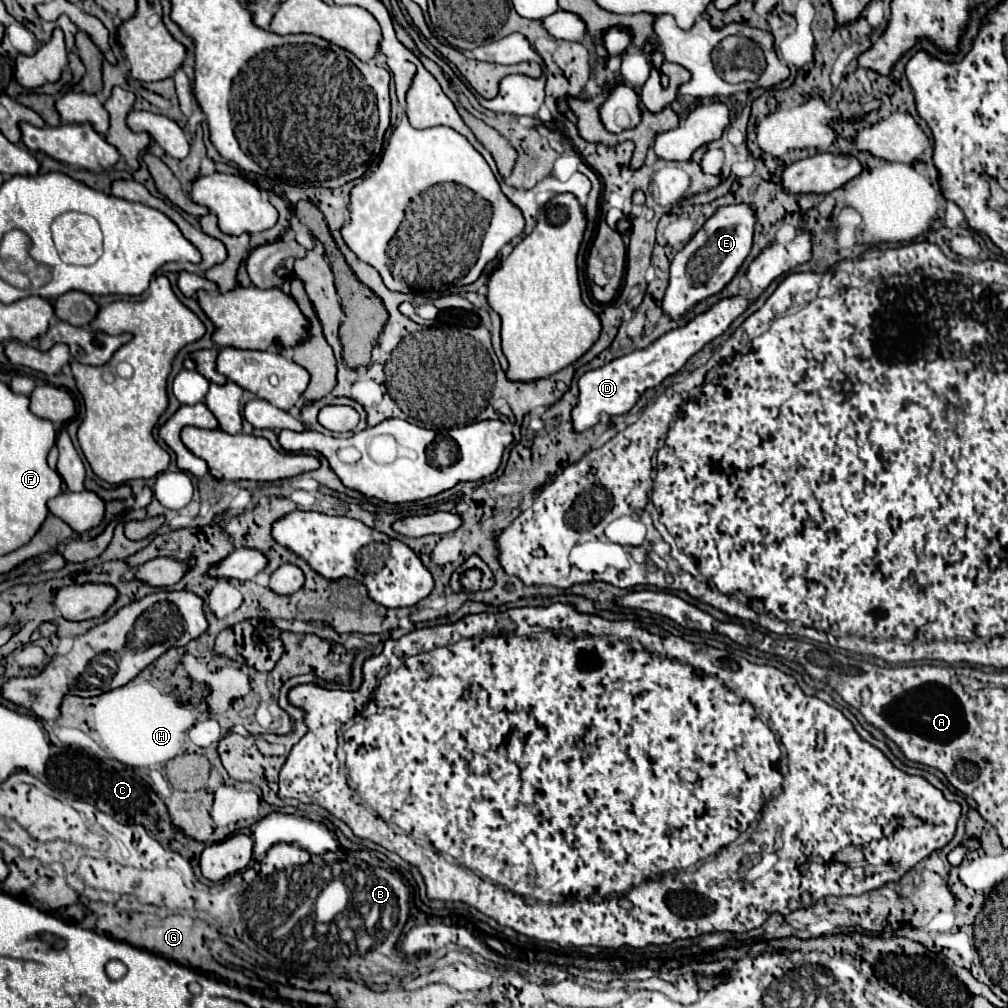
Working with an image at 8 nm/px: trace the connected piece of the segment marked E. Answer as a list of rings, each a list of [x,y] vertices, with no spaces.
[[[746,204],[722,206],[712,218],[694,234],[694,238],[674,256],[670,266],[670,282],[664,294],[662,312],[670,320],[680,320],[698,302],[722,292],[736,276],[738,268],[746,260],[752,248],[754,212]]]

